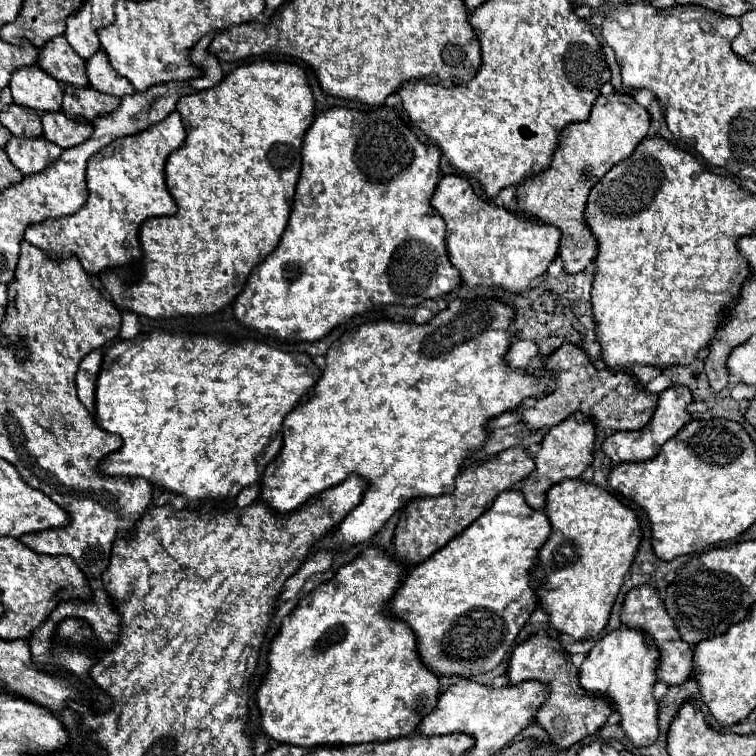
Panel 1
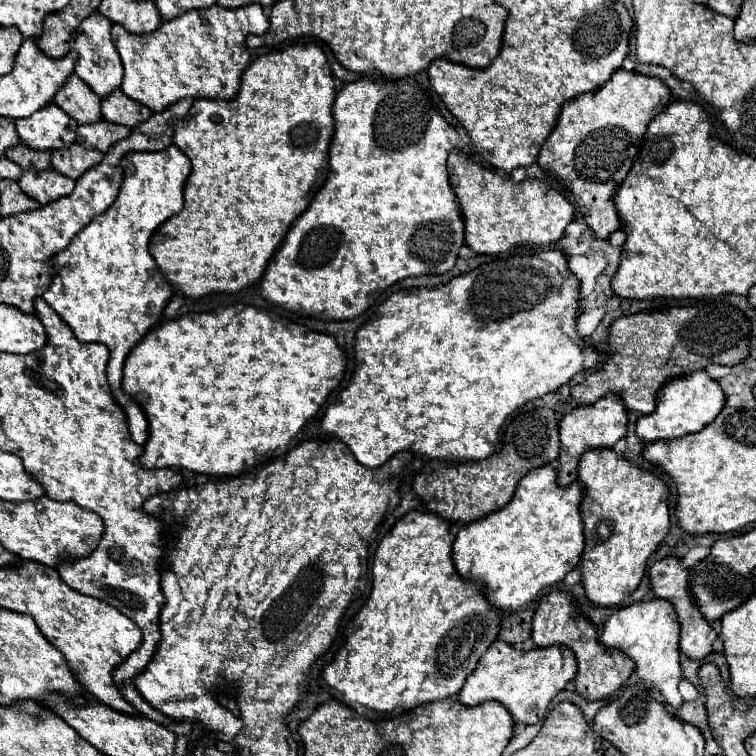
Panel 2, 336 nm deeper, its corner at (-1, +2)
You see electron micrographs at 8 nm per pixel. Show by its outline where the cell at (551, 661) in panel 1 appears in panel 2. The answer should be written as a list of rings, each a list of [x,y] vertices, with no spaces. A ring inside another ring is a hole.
[[[552,590],[546,598],[540,600],[534,622],[532,622],[532,638],[536,646],[552,646],[562,644],[568,646],[578,660],[578,674],[576,674],[576,692],[586,700],[604,700],[612,692],[616,692],[634,672],[634,662],[624,656],[616,648],[604,648],[598,640],[598,628],[578,612],[578,606],[568,592]]]

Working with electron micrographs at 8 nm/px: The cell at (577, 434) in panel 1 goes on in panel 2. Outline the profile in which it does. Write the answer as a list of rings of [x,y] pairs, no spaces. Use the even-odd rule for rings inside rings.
[[[606,394],[594,404],[578,406],[570,410],[560,422],[560,458],[558,458],[558,484],[568,486],[578,478],[578,460],[584,450],[612,448],[620,438],[626,436],[628,412],[618,394]]]

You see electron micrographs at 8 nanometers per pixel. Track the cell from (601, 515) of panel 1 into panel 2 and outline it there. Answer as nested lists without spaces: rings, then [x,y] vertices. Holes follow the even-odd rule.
[[[612,448],[584,452],[578,466],[578,482],[584,482],[586,488],[586,496],[580,508],[586,534],[586,550],[580,562],[580,568],[584,572],[582,584],[586,588],[588,600],[594,606],[618,606],[638,588],[640,580],[644,578],[650,554],[658,548],[658,544],[666,538],[670,530],[670,512],[668,512],[670,488],[662,478],[646,470],[640,470],[624,456],[618,456]]]

